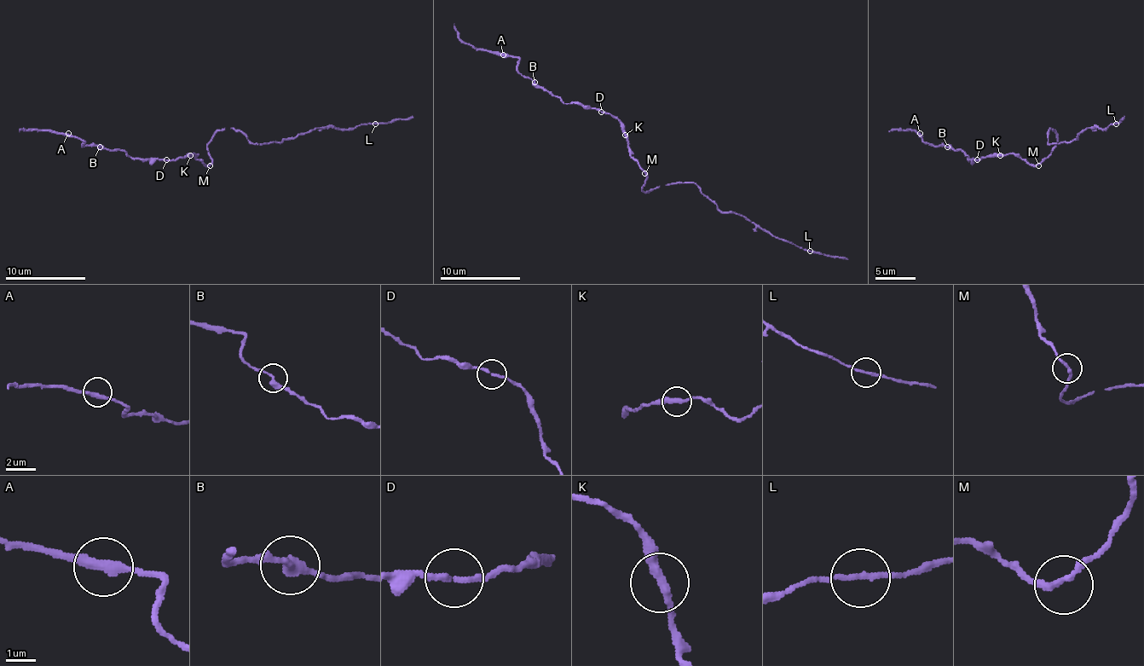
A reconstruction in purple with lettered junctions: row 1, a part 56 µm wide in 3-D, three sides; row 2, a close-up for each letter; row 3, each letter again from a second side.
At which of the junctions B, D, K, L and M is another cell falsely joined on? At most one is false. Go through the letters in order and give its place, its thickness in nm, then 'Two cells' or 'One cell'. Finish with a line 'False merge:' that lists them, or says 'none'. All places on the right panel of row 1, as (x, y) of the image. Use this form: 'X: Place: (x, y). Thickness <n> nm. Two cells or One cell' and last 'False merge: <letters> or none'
B: Place: (947, 147). Thickness 320 nm. One cell
D: Place: (977, 159). Thickness 190 nm. One cell
K: Place: (1000, 155). Thickness 320 nm. One cell
L: Place: (1116, 124). Thickness 170 nm. One cell
M: Place: (1038, 165). Thickness 200 nm. One cell
False merge: none

